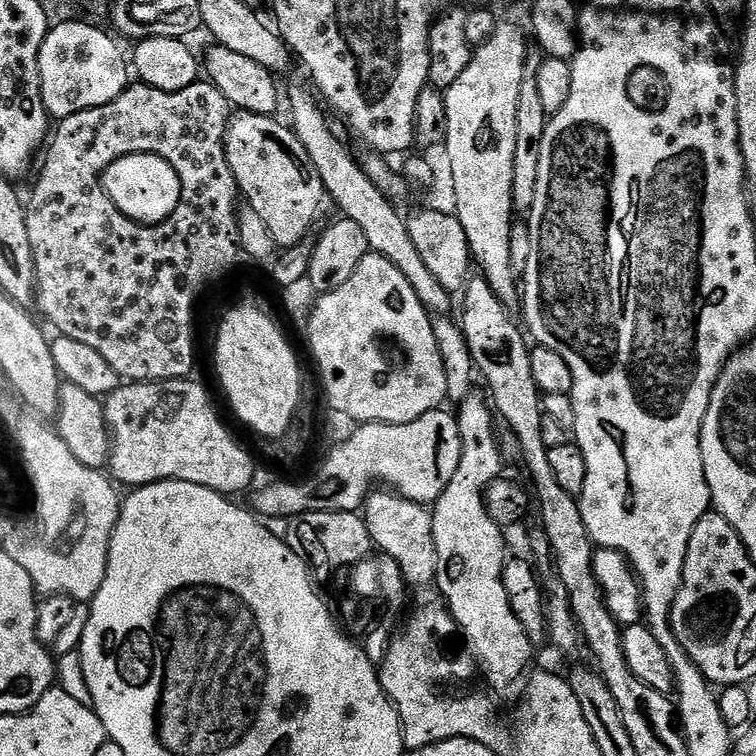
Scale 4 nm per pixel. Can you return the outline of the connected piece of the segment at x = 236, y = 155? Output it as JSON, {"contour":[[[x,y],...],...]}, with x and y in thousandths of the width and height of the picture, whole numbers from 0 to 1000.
{"contour":[[[313,147],[302,160],[296,197],[313,250],[321,263],[323,259],[328,263],[324,265],[327,274],[335,275],[352,292],[366,329],[380,331],[409,316],[407,306],[423,274],[431,270],[431,255],[405,193],[380,163],[368,160],[365,153]]]}

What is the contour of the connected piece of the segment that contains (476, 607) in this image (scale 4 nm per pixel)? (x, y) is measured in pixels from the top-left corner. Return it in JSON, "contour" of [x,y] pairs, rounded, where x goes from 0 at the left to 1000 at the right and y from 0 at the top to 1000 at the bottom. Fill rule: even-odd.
{"contour":[[[618,524],[606,537],[614,586],[611,606],[606,622],[601,622],[601,632],[595,632],[595,643],[590,643],[570,673],[577,729],[575,776],[587,787],[583,788],[586,798],[591,799],[593,810],[608,829],[628,877],[630,873],[635,877],[647,907],[656,915],[672,915],[688,898],[688,903],[694,898],[706,853],[696,833],[690,833],[690,823],[680,817],[680,807],[675,807],[669,779],[664,775],[664,754],[669,745],[668,705],[648,685],[640,668],[642,646],[664,630],[664,599],[659,565],[651,557],[652,541],[636,524]]]}

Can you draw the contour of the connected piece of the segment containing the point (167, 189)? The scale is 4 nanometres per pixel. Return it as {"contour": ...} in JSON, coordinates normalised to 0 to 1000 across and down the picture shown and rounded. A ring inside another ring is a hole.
{"contour":[[[172,204],[167,209],[156,209],[144,220],[135,234],[140,257],[146,257],[146,267],[156,272],[167,288],[177,288],[184,296],[208,296],[214,294],[235,272],[235,230],[220,214],[220,209],[209,209],[204,204]]]}

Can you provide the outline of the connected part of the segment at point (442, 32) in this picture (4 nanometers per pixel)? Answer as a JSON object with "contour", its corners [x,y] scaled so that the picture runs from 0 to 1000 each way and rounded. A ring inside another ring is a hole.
{"contour":[[[594,9],[583,15],[571,29],[569,50],[566,52],[566,65],[569,66],[569,93],[566,94],[567,115],[558,119],[556,134],[550,142],[550,190],[554,194],[571,196],[587,189],[587,157],[590,146],[587,144],[587,123],[601,108],[606,108],[606,102],[616,87],[622,87],[627,62],[616,50],[616,26],[619,16],[615,12]]]}

